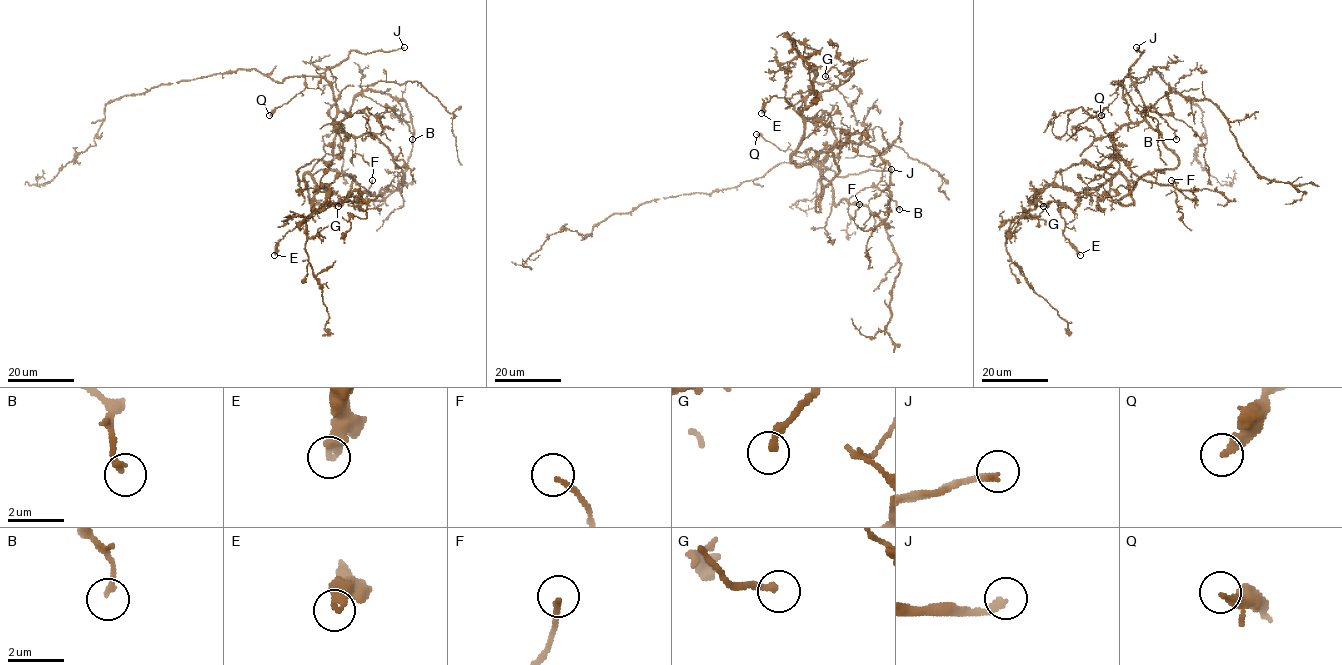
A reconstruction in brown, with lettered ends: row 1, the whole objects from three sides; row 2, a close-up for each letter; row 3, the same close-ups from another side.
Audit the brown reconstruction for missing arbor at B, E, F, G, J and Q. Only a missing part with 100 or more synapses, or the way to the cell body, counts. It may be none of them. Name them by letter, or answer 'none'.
J

